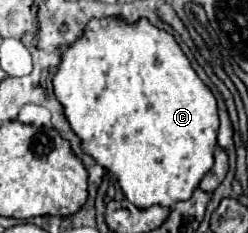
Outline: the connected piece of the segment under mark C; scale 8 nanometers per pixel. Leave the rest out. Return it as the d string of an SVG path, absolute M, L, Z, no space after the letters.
M107 16L107 18L91 18L83 30L83 34L65 48L65 52L61 54L61 62L57 66L57 72L53 76L53 92L55 98L59 100L59 104L65 110L65 118L71 126L71 130L79 136L81 140L81 148L97 162L101 164L107 172L115 174L125 198L129 202L133 202L135 206L141 208L149 208L149 206L173 206L181 200L189 200L193 190L199 186L201 178L211 170L213 166L213 152L217 148L217 130L219 130L219 114L217 114L217 100L211 92L211 88L197 76L197 72L193 70L189 58L183 54L181 46L175 42L175 38L165 32L159 30L157 26L153 26L147 18L139 18L137 22L127 22L121 16Z

